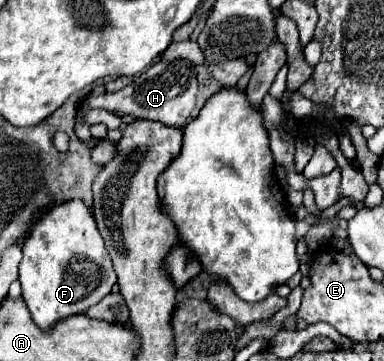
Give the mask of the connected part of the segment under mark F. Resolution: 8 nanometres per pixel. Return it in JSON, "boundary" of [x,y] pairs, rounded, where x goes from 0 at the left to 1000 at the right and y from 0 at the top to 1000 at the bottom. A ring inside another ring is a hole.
{"boundary":[[[214,551],[135,568],[73,640],[57,668],[52,784],[57,828],[104,911],[135,906],[151,884],[219,867],[266,834],[302,784],[302,751],[271,684],[234,573]]]}

